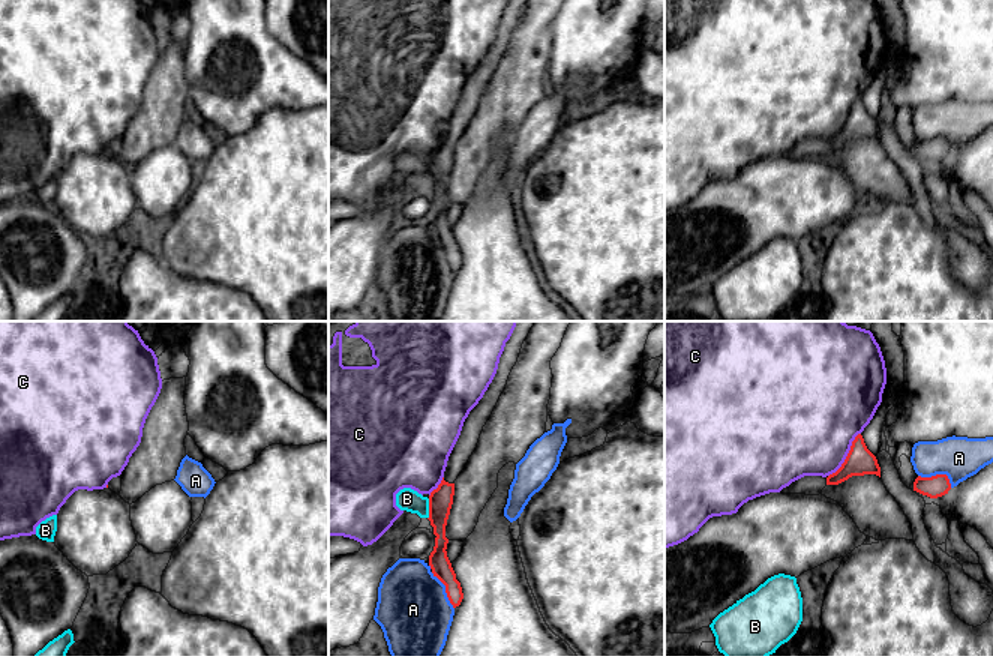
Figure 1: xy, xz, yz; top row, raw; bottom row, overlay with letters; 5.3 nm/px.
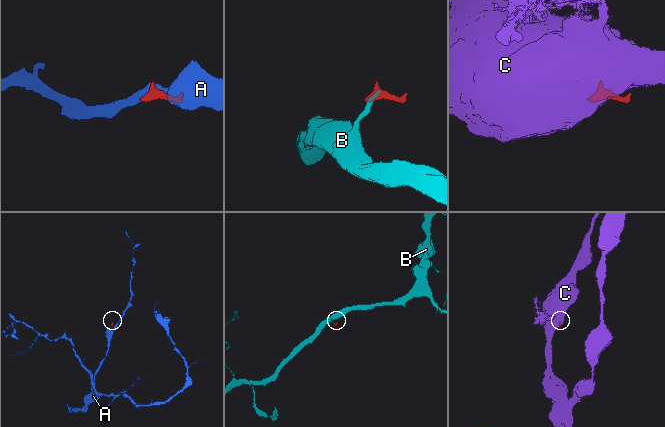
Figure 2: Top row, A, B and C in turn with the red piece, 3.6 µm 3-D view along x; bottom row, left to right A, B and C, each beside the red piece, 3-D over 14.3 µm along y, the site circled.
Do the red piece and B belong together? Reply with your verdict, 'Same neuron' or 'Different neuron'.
Different neuron

